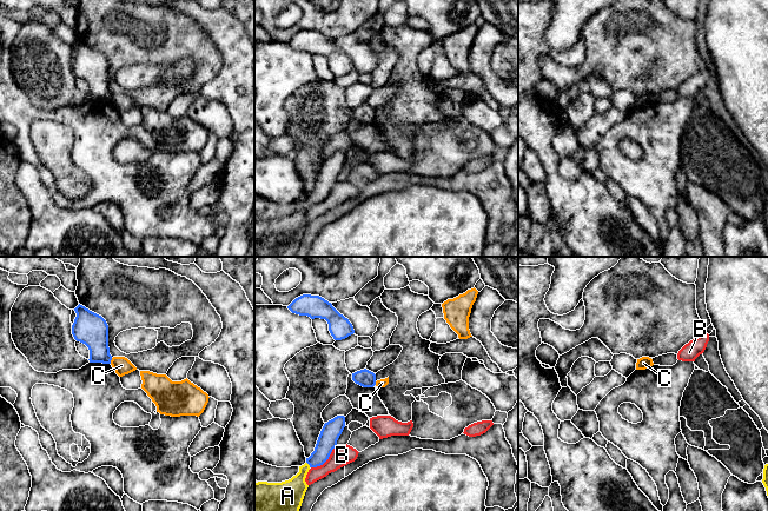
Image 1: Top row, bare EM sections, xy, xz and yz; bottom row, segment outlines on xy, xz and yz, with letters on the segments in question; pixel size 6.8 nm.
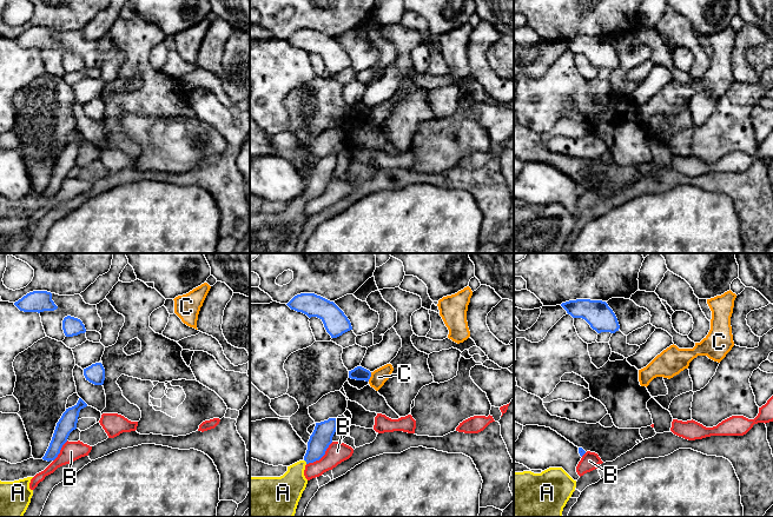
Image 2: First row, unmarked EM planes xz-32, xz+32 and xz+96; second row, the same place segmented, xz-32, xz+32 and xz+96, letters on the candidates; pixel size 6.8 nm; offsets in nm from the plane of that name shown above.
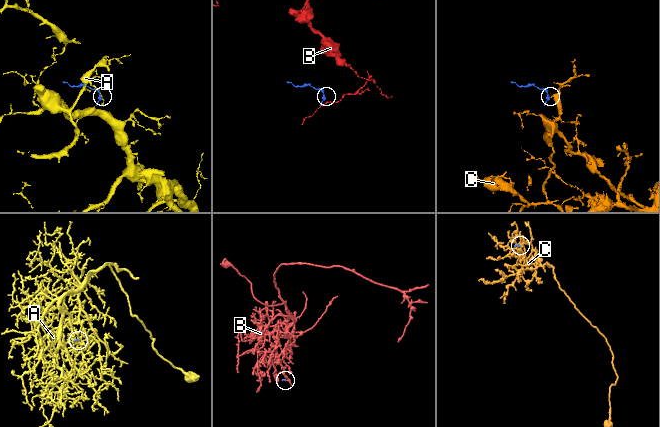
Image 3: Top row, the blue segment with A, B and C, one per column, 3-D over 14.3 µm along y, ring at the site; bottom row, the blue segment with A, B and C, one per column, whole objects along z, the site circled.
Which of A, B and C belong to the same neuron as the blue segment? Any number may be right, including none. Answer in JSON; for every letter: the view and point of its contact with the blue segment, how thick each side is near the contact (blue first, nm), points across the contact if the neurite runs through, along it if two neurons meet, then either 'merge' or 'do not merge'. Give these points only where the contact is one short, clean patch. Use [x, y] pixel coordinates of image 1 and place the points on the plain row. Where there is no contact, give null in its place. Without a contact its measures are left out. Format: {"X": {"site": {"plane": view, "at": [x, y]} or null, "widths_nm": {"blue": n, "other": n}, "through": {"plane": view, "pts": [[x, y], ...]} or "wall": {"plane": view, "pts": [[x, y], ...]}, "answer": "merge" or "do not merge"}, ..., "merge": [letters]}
{"A": {"site": {"plane": "xz", "at": [308, 199]}, "widths_nm": {"blue": 130, "other": 190}, "through": {"plane": "xz", "pts": [[326, 178], [324, 184], [308, 199], [297, 223], [290, 230]]}, "answer": "merge"}, "B": {"site": {"plane": "xz", "at": [325, 197]}, "widths_nm": {"blue": 130, "other": 140}, "wall": {"plane": "xz", "pts": [[337, 181], [322, 200], [311, 204]]}, "answer": "do not merge"}, "C": {"site": {"plane": "xy", "at": [111, 95]}, "widths_nm": {"blue": 220, "other": 120}, "wall": {"plane": "xy", "pts": [[112, 94], [110, 99]]}, "answer": "do not merge"}, "merge": ["A"]}

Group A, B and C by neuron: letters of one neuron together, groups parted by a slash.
A / B / C

